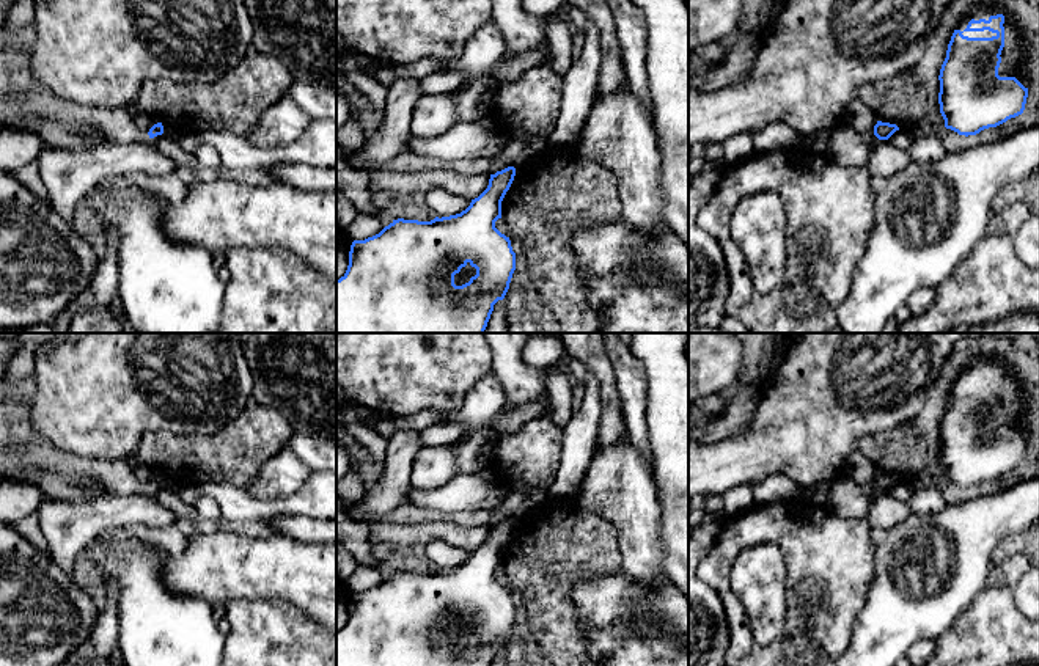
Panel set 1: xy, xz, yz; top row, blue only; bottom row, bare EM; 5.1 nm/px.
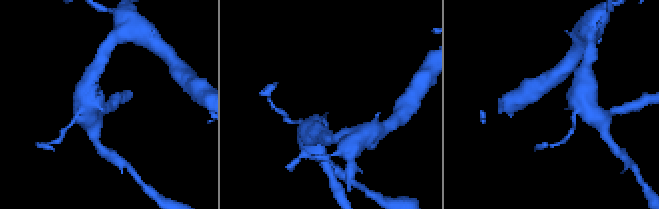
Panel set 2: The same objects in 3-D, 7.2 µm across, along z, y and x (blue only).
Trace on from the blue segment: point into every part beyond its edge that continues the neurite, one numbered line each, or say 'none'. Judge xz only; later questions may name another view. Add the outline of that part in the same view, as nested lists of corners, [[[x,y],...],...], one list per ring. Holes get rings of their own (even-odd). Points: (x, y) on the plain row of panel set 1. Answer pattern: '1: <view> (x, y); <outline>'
1: xz (467, 624); [[[467,614],[467,617],[462,619],[459,625],[454,627],[454,636],[462,638],[462,636],[468,635],[470,630],[475,627],[476,627],[476,620],[472,619],[470,614]]]

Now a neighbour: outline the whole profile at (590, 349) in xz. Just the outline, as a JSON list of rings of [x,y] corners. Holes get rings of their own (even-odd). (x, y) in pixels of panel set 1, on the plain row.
[[[558,333],[556,336],[563,341],[567,358],[583,363],[599,382],[602,413],[596,448],[597,451],[608,449],[622,440],[627,427],[604,333]]]

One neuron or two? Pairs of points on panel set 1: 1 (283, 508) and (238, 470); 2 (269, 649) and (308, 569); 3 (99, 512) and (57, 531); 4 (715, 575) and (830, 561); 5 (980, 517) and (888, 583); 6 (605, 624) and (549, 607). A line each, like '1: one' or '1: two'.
1: two
2: two
3: one
4: one
5: one
6: two

